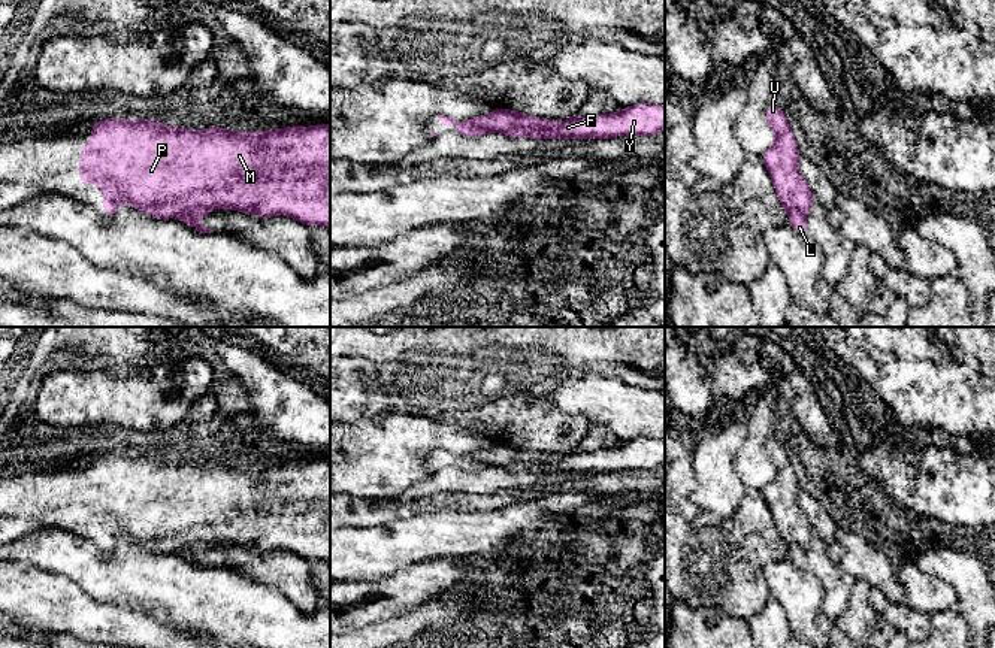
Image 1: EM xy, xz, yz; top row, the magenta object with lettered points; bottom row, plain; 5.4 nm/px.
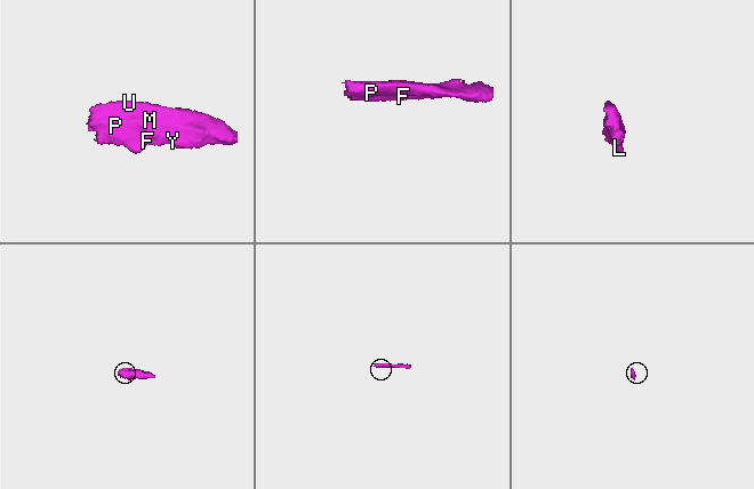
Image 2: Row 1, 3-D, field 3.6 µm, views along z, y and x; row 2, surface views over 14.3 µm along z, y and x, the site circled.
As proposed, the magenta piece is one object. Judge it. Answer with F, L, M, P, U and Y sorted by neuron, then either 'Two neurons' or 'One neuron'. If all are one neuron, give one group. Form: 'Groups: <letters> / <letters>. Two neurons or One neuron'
Groups: F M P U Y / L. Two neurons

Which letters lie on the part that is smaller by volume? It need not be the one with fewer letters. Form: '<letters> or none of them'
L

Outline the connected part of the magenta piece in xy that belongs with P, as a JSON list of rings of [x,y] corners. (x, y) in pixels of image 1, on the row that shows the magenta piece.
[[[109,118],[94,122],[90,128],[93,137],[81,151],[78,173],[82,185],[103,188],[103,215],[106,216],[114,216],[118,211],[121,203],[118,191],[123,190],[123,203],[163,219],[193,208],[223,208],[260,218],[287,215],[311,227],[330,227],[330,124],[238,133],[218,127],[176,128],[145,118],[136,121]]]

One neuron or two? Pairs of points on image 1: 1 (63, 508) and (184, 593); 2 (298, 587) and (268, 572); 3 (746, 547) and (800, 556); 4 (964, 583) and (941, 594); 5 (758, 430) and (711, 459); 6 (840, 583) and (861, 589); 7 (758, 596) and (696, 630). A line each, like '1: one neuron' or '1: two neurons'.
1: two neurons
2: one neuron
3: two neurons
4: two neurons
5: two neurons
6: two neurons
7: two neurons

